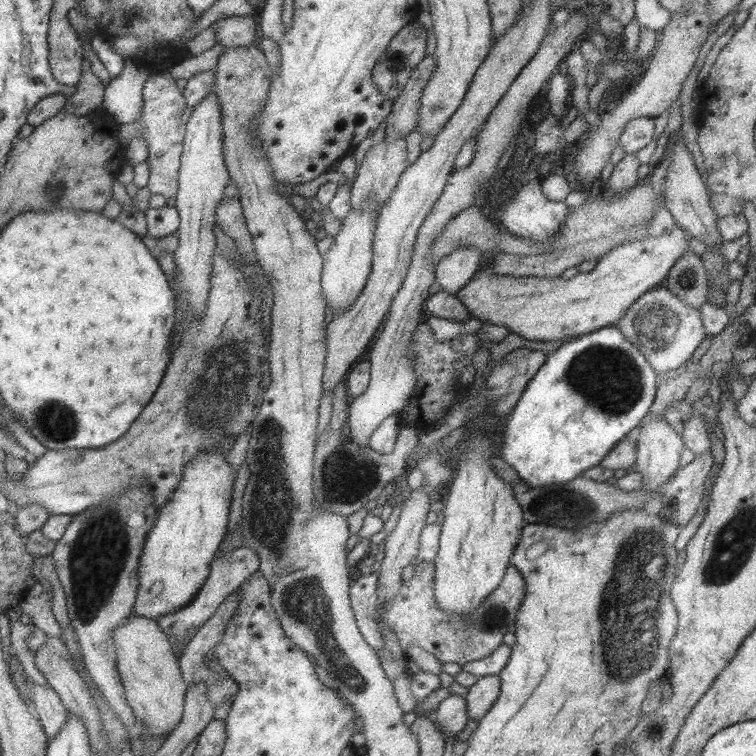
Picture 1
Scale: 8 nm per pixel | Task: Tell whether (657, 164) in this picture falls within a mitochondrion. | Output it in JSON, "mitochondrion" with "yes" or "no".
{"mitochondrion":"no"}

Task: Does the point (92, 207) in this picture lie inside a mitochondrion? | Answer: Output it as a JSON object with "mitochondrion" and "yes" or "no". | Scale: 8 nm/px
{"mitochondrion":"no"}

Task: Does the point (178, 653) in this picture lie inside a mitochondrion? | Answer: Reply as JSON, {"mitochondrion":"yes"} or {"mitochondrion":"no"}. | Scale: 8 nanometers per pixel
{"mitochondrion":"no"}

